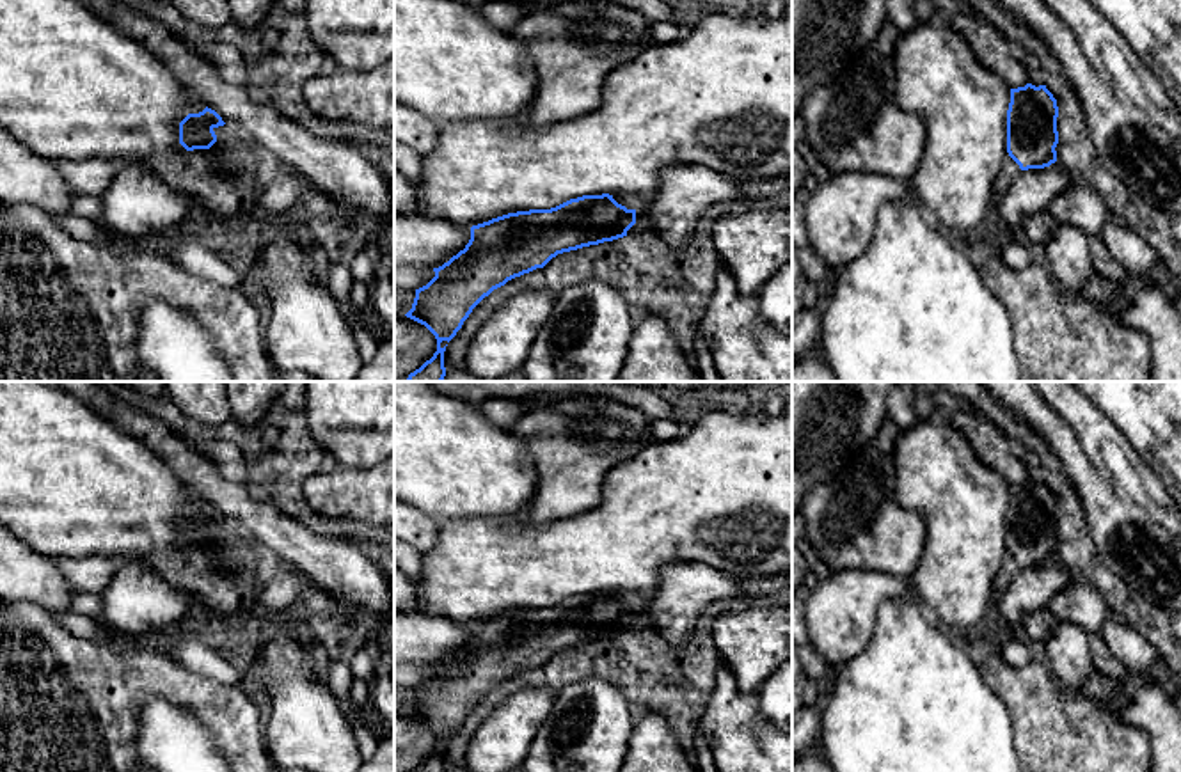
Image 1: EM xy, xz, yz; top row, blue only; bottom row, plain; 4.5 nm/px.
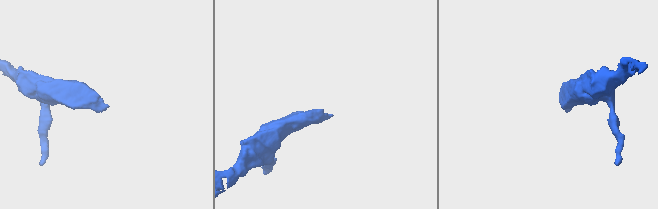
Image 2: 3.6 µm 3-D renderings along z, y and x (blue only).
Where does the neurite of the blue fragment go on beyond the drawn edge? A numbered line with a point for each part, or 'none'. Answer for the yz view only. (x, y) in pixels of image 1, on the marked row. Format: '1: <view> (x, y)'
1: yz (1011, 169)

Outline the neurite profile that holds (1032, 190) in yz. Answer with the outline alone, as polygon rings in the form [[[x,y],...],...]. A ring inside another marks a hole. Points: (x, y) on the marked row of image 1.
[[[1062,165],[1021,170],[996,201],[1007,231],[1023,229],[1028,217],[1048,211],[1051,201],[1073,183]]]

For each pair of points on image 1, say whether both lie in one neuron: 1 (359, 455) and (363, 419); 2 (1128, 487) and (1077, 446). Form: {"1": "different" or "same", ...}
{"1": "same", "2": "same"}

